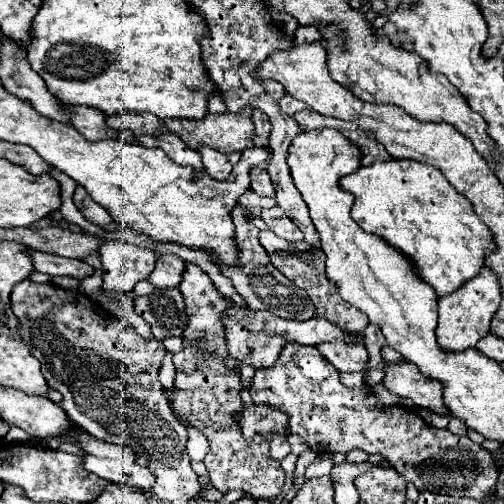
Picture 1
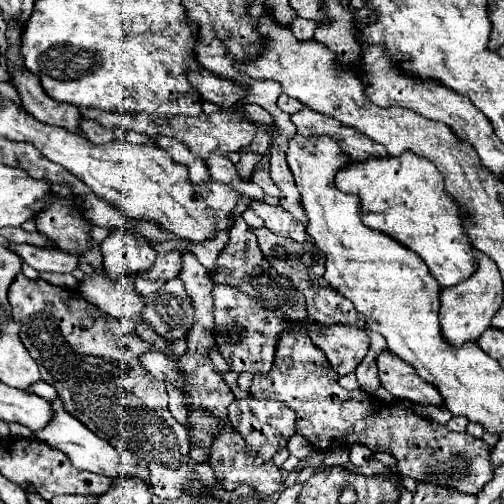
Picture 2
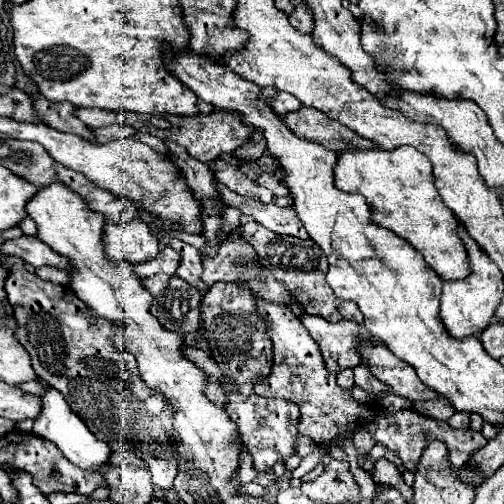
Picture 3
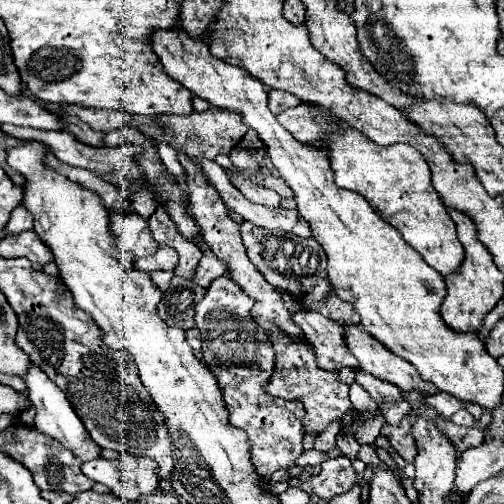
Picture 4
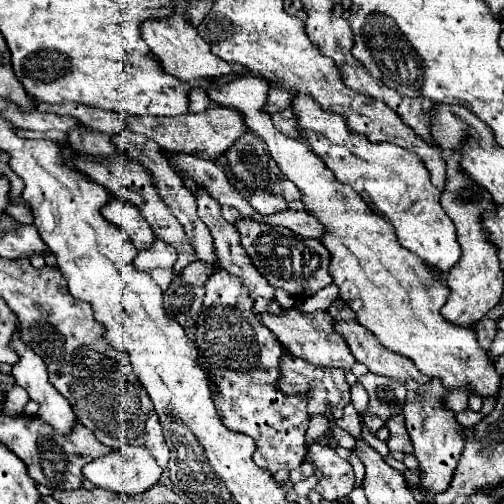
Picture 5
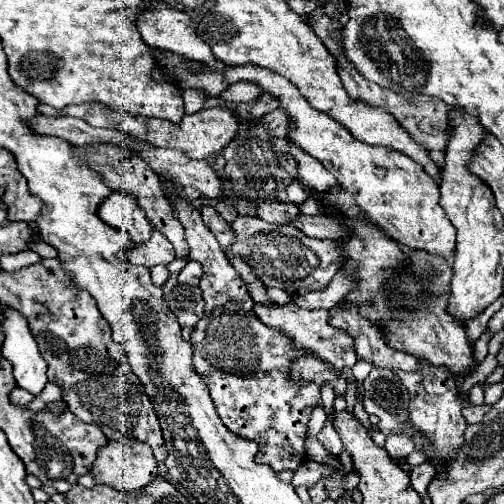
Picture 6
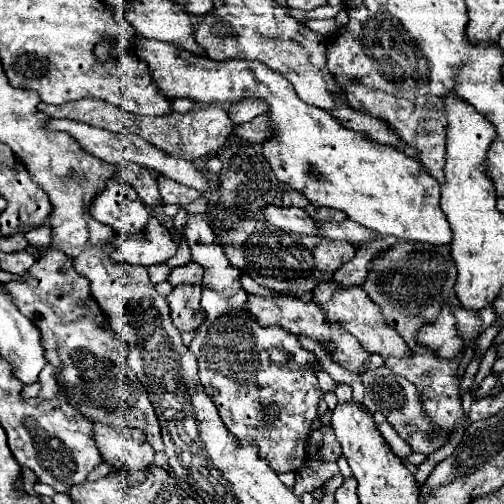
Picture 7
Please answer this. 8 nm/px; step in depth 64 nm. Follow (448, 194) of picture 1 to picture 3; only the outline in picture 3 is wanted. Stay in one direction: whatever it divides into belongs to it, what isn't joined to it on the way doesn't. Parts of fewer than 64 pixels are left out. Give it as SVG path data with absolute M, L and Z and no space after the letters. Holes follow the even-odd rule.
M412 146L394 150L382 148L346 148L334 168L336 186L344 192L358 192L368 200L372 219L379 226L394 230L408 240L442 280L468 276L468 254L458 238L458 220L442 202L432 176L430 160Z

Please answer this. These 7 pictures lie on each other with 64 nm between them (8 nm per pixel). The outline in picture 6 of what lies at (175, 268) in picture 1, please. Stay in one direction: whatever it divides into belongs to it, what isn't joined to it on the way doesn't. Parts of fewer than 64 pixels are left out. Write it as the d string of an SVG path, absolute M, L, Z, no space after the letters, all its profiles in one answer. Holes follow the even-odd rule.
M152 228L150 240L144 244L134 244L134 248L126 250L126 256L130 264L152 268L156 264L170 264L176 254L168 238L162 232L156 232L156 228Z

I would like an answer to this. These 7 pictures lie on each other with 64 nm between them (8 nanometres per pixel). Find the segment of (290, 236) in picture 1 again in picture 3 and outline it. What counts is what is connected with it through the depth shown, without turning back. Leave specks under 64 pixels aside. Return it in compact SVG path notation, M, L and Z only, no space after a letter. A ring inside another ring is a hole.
M216 184L216 186L228 206L238 208L242 214L252 216L264 228L268 228L276 234L296 236L300 240L308 238L308 232L304 232L304 224L300 224L300 218L296 216L294 208L280 208L276 204L262 204L258 200L244 198L244 196L232 192L230 188L224 188L224 184Z

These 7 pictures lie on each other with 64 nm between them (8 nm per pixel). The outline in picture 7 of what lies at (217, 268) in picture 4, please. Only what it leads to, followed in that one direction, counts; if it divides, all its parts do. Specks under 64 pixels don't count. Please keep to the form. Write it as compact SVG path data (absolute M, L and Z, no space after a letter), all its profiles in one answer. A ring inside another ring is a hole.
M190 262L186 266L178 266L178 268L172 268L170 276L168 276L168 282L172 286L182 286L182 284L200 284L200 276L204 274L204 268L200 268L200 264L196 262Z

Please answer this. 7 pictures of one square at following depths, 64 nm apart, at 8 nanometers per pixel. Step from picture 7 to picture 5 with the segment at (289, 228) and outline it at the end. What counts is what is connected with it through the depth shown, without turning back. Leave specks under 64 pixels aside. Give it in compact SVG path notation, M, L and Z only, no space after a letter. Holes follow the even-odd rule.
M254 190L252 198L250 198L250 204L260 216L272 216L276 212L286 212L288 210L288 202L282 196L274 196L266 190Z

